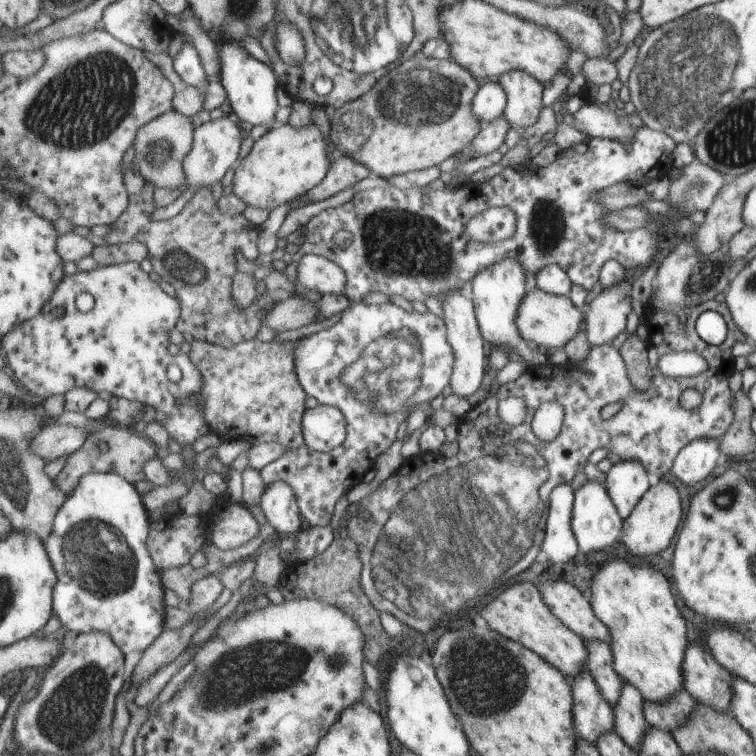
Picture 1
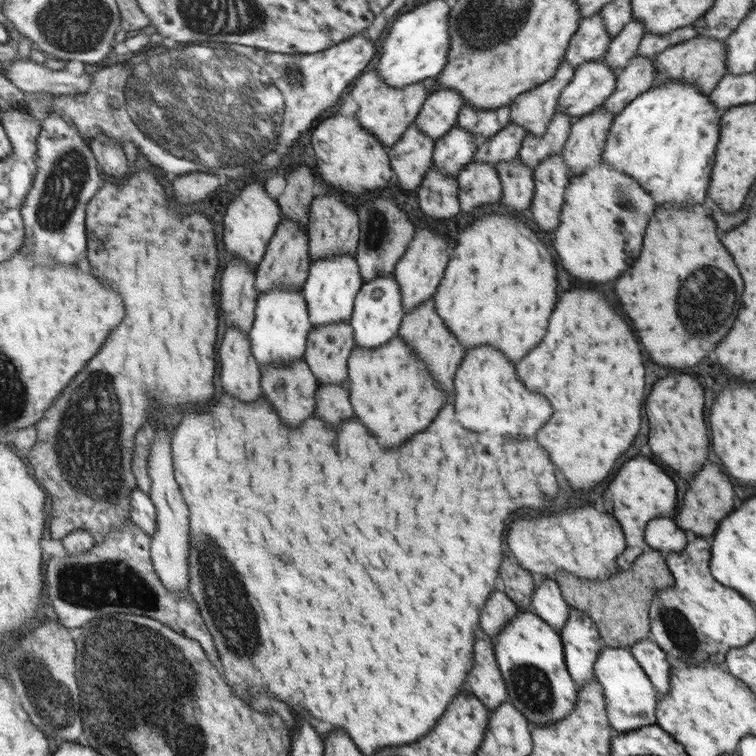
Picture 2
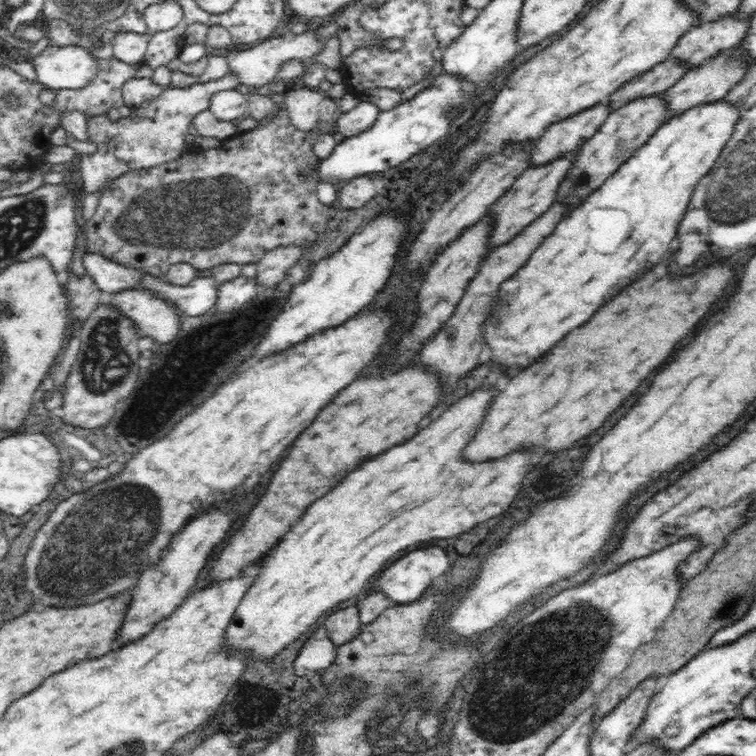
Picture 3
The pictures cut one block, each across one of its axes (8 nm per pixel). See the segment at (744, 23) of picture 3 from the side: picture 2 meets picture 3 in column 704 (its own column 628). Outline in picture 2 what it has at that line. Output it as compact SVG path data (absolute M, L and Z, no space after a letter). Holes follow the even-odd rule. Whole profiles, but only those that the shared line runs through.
M632 19L625 28L611 38L605 61L613 71L618 72L629 64L629 60L637 55L639 44L645 35L645 24L640 19Z

